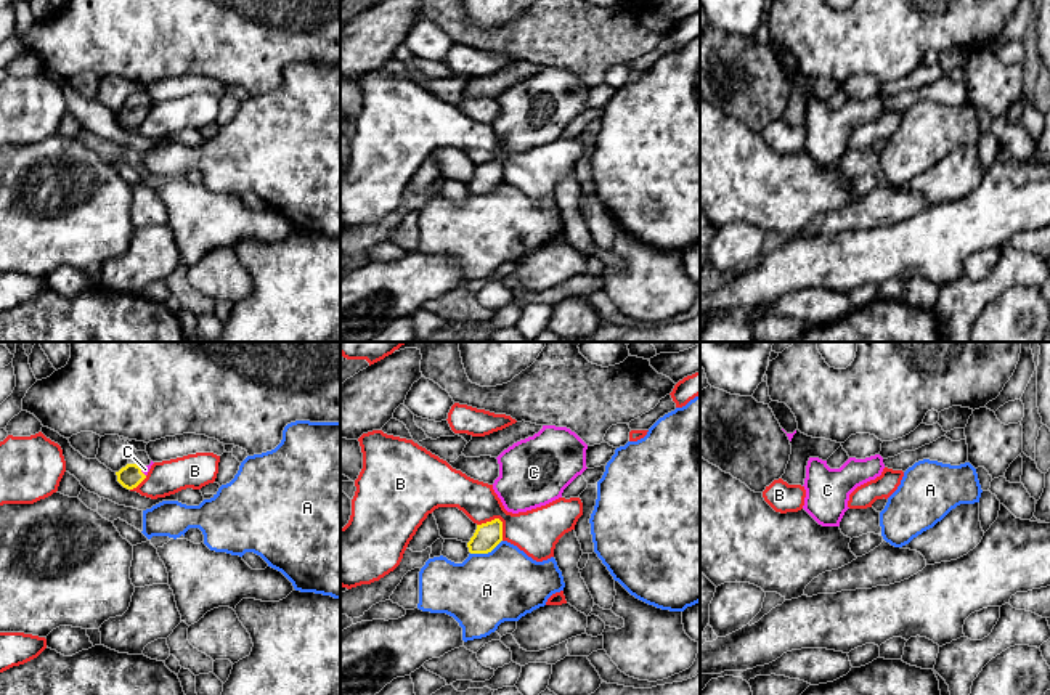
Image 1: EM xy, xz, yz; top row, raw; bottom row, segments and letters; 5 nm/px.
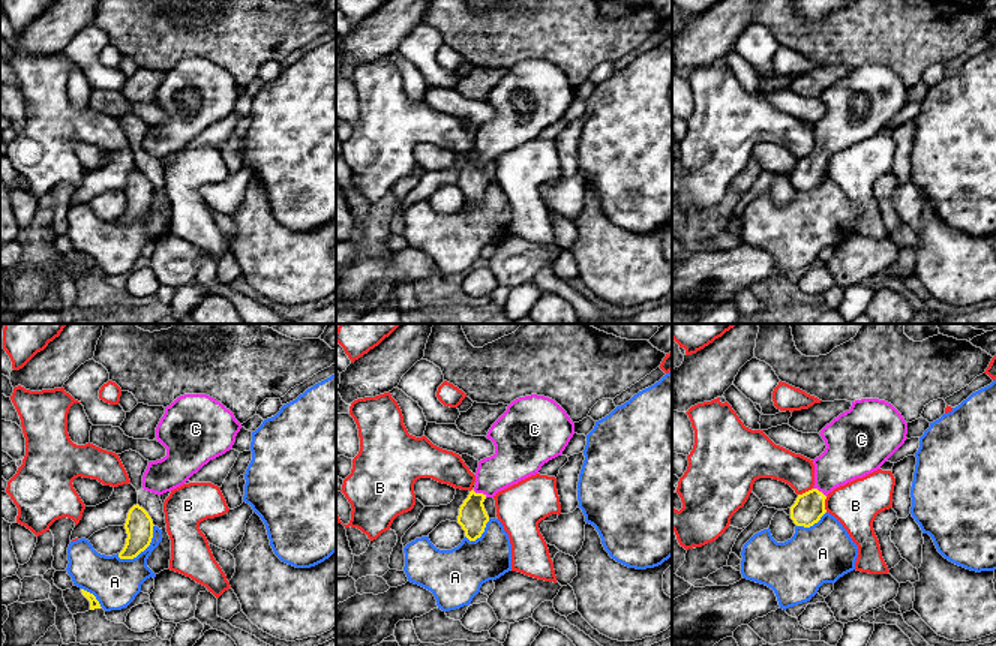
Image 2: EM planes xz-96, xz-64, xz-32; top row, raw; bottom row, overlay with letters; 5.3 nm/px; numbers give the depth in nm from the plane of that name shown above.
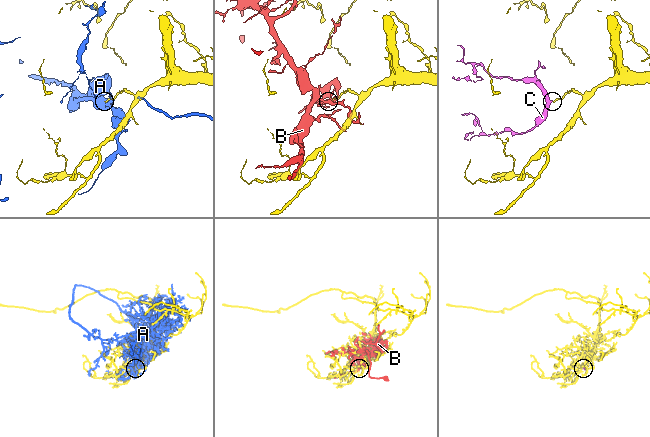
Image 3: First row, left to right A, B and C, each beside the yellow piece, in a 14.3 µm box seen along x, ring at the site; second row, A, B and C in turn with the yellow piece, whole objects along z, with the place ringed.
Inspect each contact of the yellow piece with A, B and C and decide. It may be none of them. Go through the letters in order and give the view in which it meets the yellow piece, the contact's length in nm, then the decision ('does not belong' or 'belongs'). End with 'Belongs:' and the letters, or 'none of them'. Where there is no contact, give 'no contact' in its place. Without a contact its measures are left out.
A: xz | 180 nm | does not belong
B: xz | 160 nm | does not belong
C: xy | 70 nm | belongs
Belongs: C

